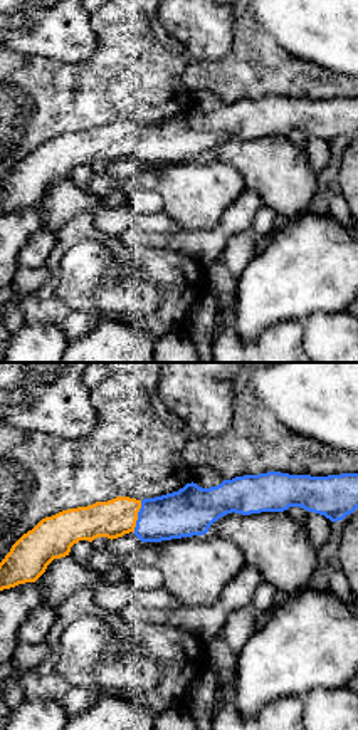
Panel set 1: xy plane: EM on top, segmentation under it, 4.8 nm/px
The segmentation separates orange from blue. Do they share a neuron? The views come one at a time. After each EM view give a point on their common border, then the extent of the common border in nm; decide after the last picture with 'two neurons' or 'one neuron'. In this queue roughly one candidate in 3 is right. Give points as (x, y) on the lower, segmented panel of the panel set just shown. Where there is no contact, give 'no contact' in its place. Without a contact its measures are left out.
(136, 516) | 160 nm

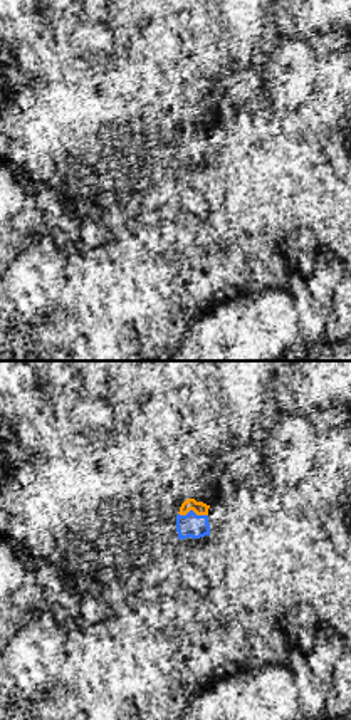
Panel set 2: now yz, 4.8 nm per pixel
(193, 511) | 140 nm

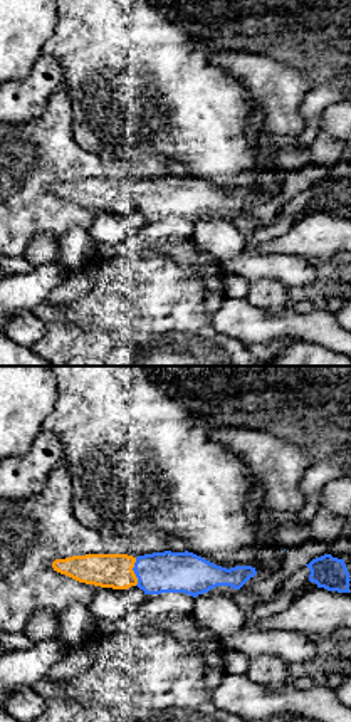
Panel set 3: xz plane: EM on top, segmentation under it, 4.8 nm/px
(133, 571) | 140 nm

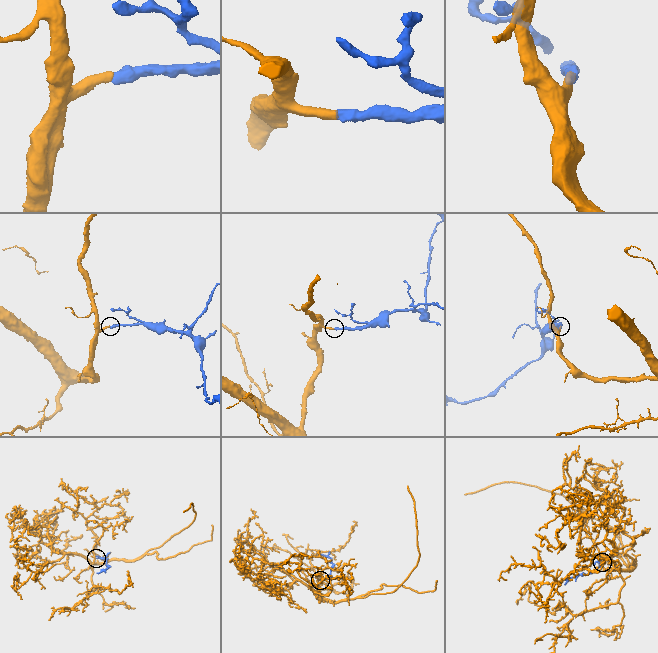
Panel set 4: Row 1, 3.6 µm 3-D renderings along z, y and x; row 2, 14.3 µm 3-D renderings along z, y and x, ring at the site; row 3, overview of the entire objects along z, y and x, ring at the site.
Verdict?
one neuron

